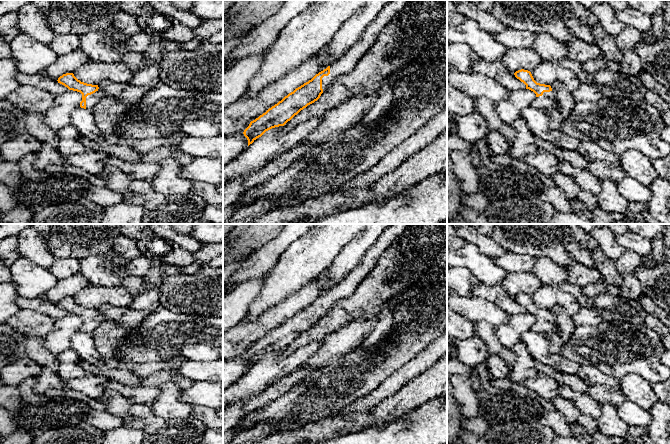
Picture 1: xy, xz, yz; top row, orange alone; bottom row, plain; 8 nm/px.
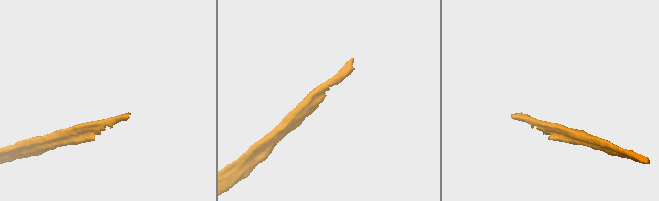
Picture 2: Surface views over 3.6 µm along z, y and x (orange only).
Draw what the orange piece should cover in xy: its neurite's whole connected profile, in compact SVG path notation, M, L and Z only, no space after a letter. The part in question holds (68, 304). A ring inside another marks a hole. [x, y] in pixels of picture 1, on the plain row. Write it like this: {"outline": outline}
{"outline": "M73 297L63 298L57 305L69 314L80 316L82 318L80 331L87 334L91 334L103 320L103 315L98 311L98 309L81 306Z"}

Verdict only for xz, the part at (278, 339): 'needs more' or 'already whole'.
needs more

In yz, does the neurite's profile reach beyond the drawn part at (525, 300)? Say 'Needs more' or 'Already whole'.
Needs more

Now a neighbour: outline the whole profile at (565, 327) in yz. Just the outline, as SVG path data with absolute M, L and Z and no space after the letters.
M555 305L551 309L552 315L556 319L556 328L546 333L549 340L549 350L554 354L558 354L564 345L570 340L575 331L576 324L572 316L560 305Z

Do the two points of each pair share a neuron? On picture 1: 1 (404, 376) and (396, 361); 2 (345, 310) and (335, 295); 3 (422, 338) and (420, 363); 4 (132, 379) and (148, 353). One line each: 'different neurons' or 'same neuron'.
1: different neurons
2: different neurons
3: different neurons
4: different neurons

